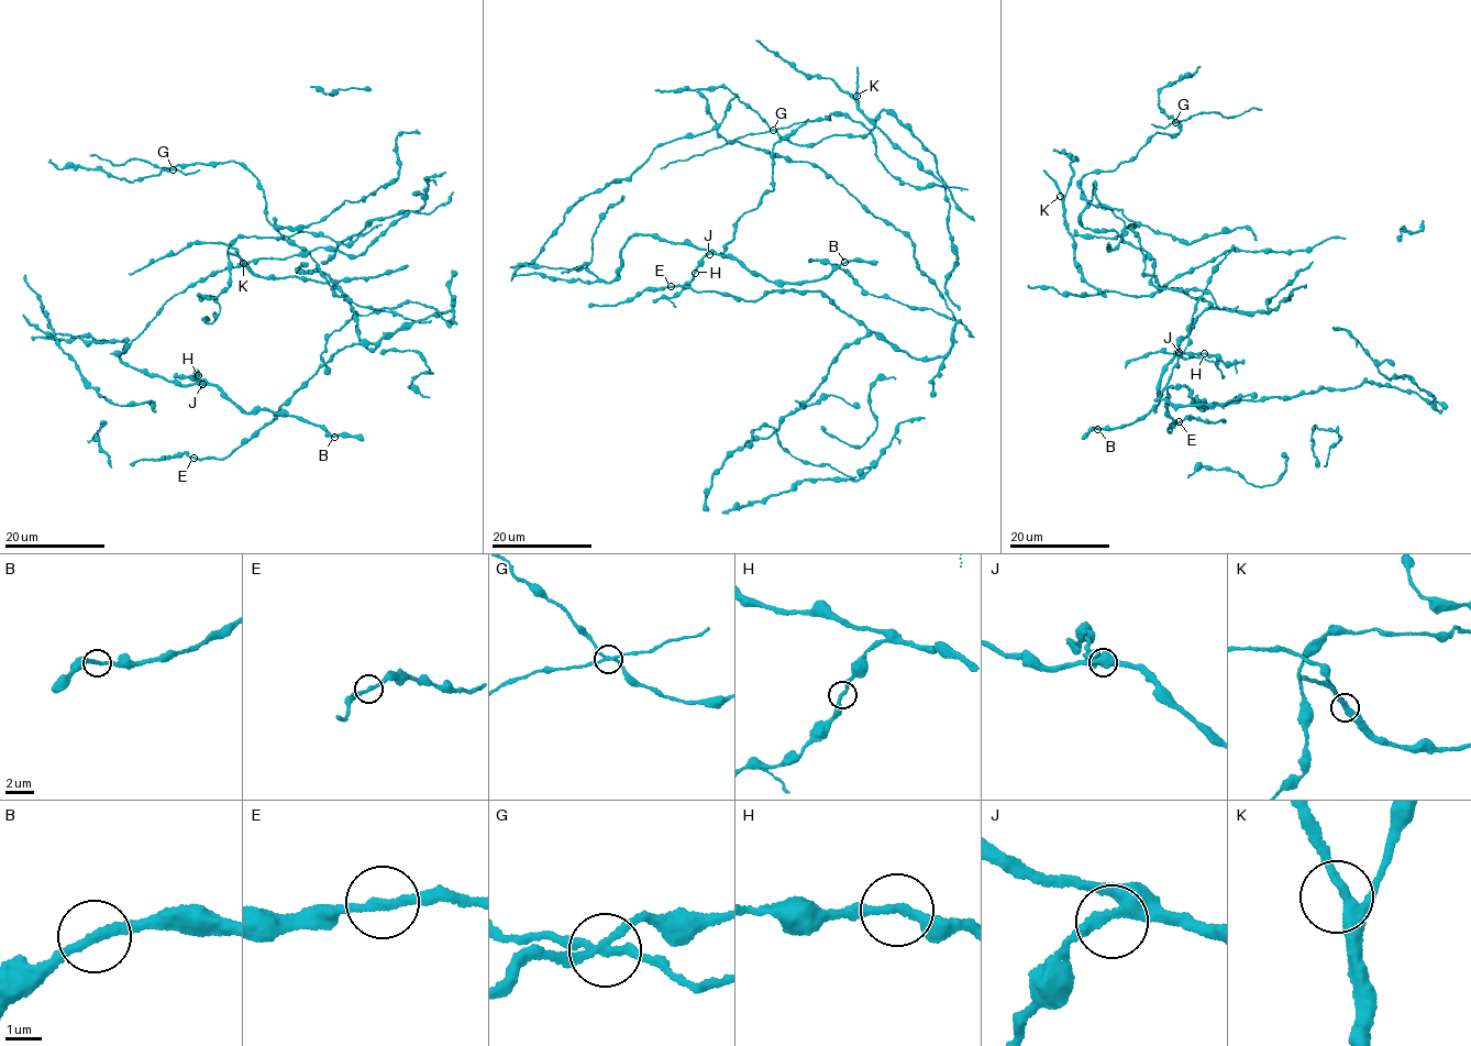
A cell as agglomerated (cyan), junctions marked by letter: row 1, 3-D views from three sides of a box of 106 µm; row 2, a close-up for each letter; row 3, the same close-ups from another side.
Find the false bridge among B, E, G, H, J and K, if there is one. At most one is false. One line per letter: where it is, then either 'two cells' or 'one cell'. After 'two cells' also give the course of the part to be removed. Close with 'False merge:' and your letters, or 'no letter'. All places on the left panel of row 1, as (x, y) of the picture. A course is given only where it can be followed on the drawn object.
B: (334, 437) | one cell
E: (194, 458) | one cell
G: (173, 169) | two cells | (173, 169), (144, 160), (113, 164), (90, 155)
H: (198, 375) | one cell
J: (202, 384) | one cell
K: (243, 263) | one cell
False merge: G

